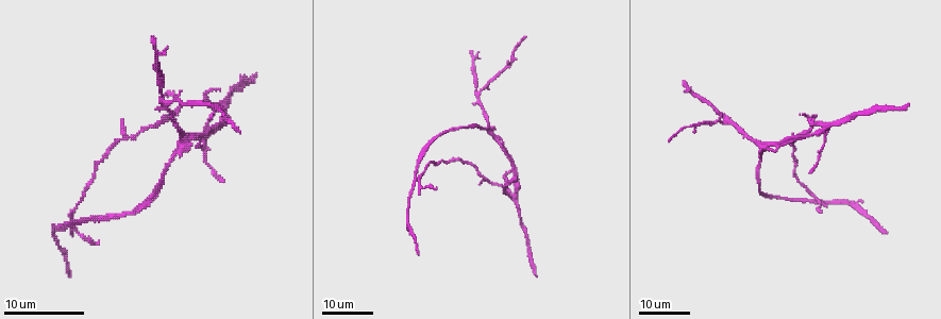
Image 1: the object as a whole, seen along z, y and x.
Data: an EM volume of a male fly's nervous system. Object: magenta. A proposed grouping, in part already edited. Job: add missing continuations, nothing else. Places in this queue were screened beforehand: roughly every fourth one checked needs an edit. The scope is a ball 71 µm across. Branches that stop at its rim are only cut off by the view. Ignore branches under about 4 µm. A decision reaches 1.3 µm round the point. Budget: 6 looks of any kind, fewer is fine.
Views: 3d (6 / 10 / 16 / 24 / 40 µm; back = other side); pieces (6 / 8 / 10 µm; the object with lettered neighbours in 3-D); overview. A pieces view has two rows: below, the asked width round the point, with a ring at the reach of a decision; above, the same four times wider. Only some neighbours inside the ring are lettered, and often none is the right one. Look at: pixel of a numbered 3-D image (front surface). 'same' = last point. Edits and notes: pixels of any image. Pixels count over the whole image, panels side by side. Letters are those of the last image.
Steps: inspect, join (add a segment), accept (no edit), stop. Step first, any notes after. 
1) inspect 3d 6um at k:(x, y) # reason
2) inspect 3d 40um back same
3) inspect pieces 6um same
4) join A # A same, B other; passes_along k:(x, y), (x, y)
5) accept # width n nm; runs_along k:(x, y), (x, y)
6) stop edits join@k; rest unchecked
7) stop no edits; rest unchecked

inspect 3d 16um at 1:(824, 206)

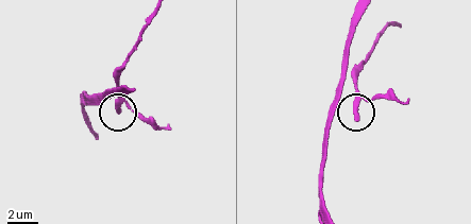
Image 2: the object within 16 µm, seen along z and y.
inspect pieces 8um at 2:(356, 118) # what lies round it

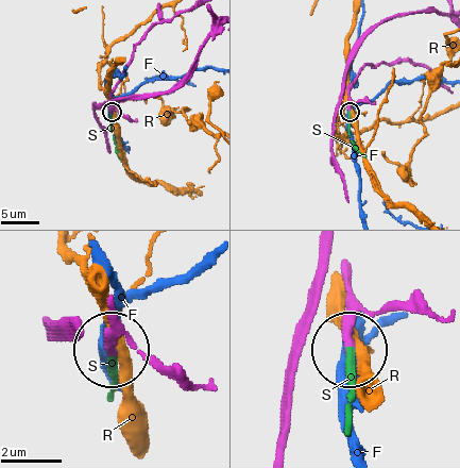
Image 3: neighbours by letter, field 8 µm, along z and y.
join S # F other, R other, S same; passes_along 3:(350, 92), (350, 135), (364, 157); the cell continues

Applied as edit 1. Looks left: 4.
inspect overview

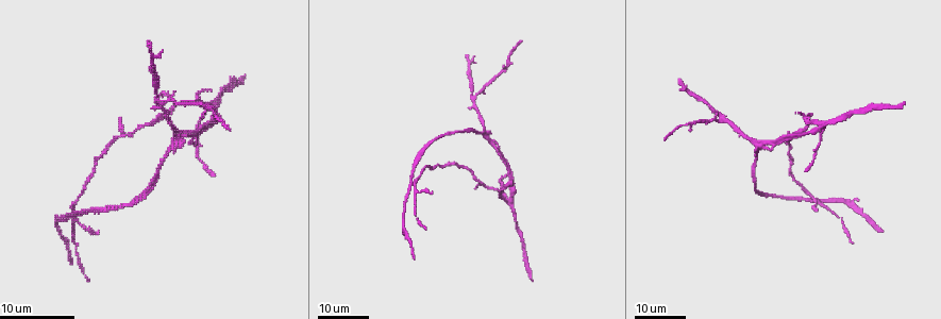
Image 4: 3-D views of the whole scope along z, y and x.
inspect 3d 24um at 4:(122, 119) # an open end

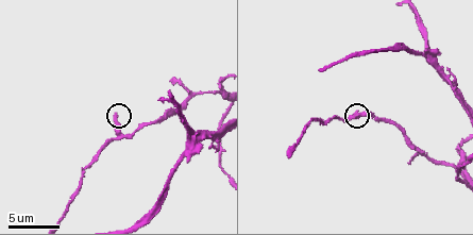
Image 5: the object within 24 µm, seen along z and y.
inspect pieces 10um at 5:(115, 114) # see the neighbours

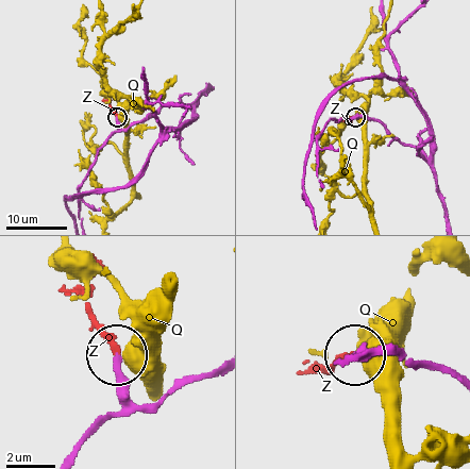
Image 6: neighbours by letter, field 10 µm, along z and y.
join Z # width 250 nm; Q other, Z same; it goes on there

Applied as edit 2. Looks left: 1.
stop edits join@3, join@6; rest unchecked

